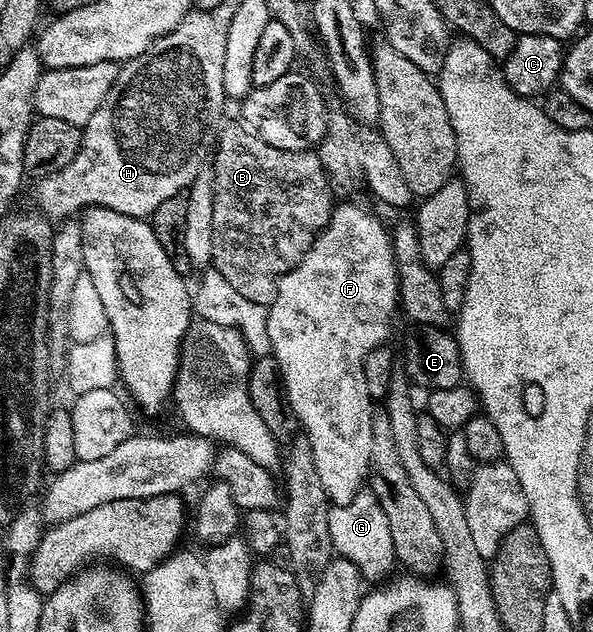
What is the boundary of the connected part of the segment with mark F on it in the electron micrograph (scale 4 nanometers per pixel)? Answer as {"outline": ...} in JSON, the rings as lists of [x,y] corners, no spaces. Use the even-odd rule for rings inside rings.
{"outline":[[[338,202],[333,209],[329,223],[317,235],[311,249],[301,258],[299,265],[291,269],[277,282],[275,301],[268,306],[267,334],[270,337],[271,357],[277,363],[281,374],[281,385],[285,388],[285,397],[295,413],[304,438],[308,439],[313,456],[315,469],[319,469],[319,481],[323,481],[323,489],[327,493],[330,504],[335,507],[347,505],[366,486],[371,475],[371,437],[373,436],[373,412],[375,401],[367,393],[367,377],[363,377],[363,361],[367,353],[376,347],[386,346],[390,342],[389,334],[393,331],[393,318],[399,315],[399,300],[397,298],[397,262],[393,256],[393,241],[387,227],[384,227],[361,203]]]}

